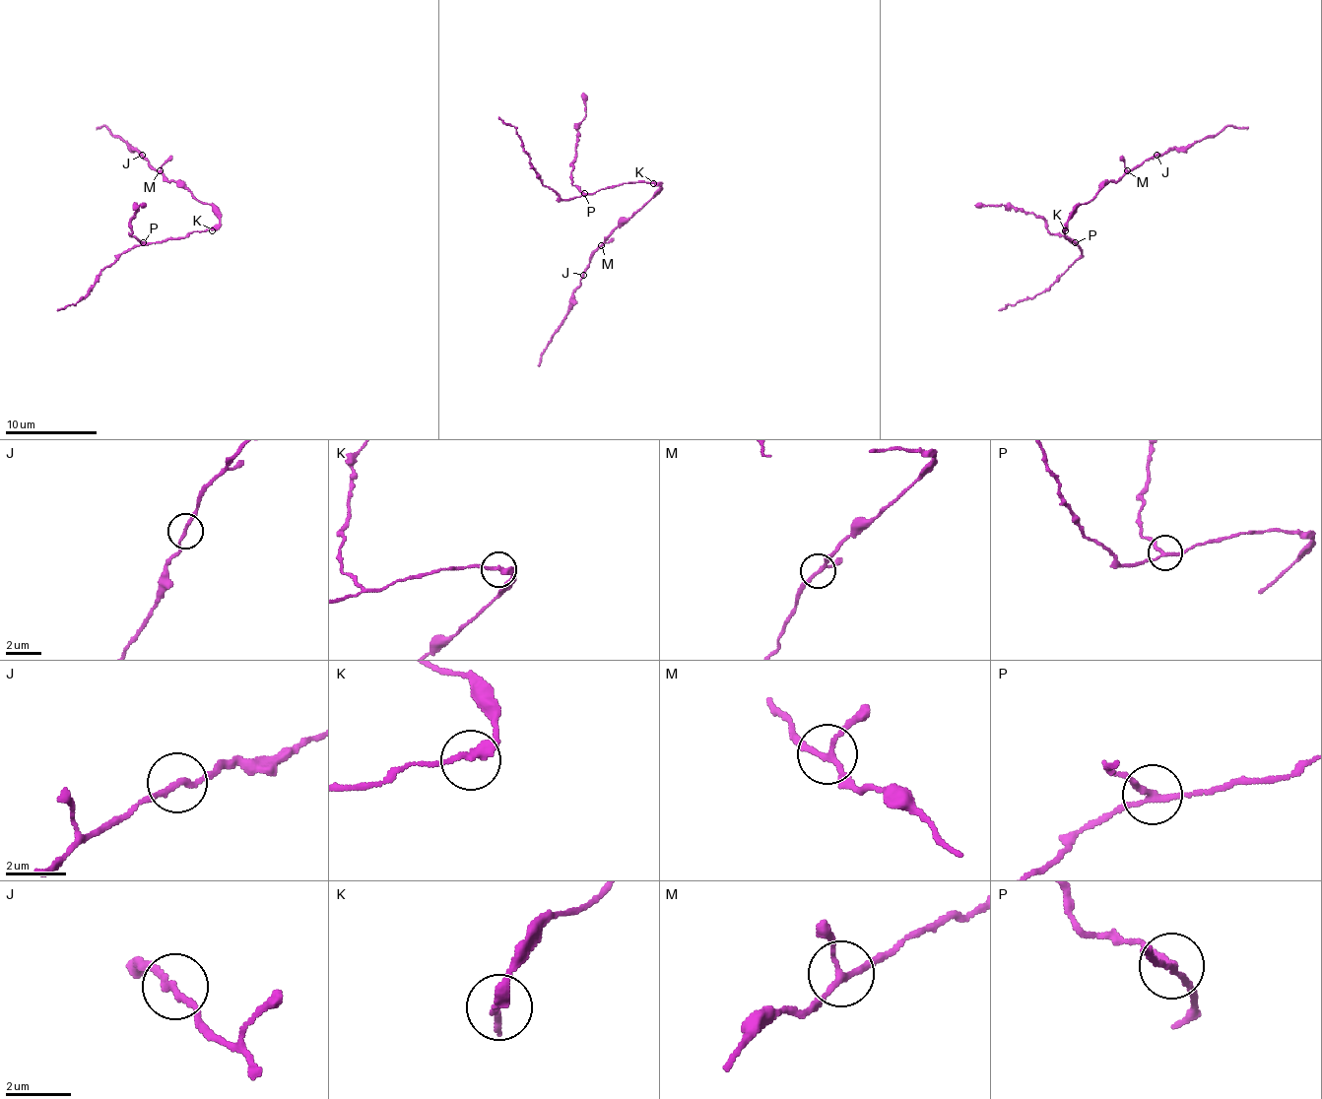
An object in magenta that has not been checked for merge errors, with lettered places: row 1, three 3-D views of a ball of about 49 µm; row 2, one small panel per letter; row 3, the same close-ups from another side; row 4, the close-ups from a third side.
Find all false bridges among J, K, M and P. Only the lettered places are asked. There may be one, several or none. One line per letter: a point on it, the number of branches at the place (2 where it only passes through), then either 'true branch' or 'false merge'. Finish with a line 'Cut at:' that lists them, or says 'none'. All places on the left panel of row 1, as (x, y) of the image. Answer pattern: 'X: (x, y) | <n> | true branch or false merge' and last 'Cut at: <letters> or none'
J: (142, 155) | 2 | true branch
K: (212, 230) | 2 | true branch
M: (160, 170) | 3 | true branch
P: (143, 242) | 3 | false merge
Cut at: P

